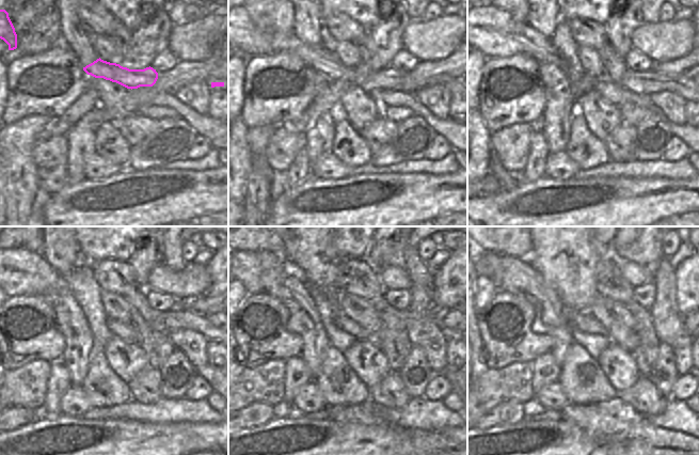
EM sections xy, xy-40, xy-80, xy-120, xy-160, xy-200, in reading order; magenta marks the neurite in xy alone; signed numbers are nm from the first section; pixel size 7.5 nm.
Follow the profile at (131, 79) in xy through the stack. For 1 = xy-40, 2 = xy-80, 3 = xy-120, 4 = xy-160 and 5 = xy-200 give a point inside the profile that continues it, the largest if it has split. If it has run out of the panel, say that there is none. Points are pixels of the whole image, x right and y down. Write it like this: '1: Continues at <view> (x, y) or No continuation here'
1: Continues at xy-40 (250, 40)
2: Continues at xy-80 (494, 32)
3: Continues at xy-120 (18, 271)
4: Continues at xy-160 (257, 270)
5: Continues at xy-200 (489, 264)

